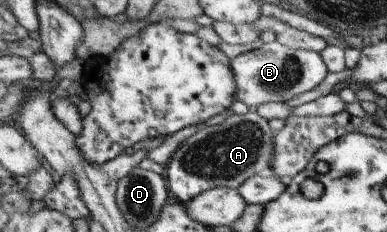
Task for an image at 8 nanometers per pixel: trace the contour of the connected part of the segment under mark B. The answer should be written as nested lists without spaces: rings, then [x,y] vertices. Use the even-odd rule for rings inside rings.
[[[277,40],[233,58],[231,64],[238,83],[238,100],[258,110],[269,102],[283,102],[316,89],[330,73],[321,52],[293,50]]]

